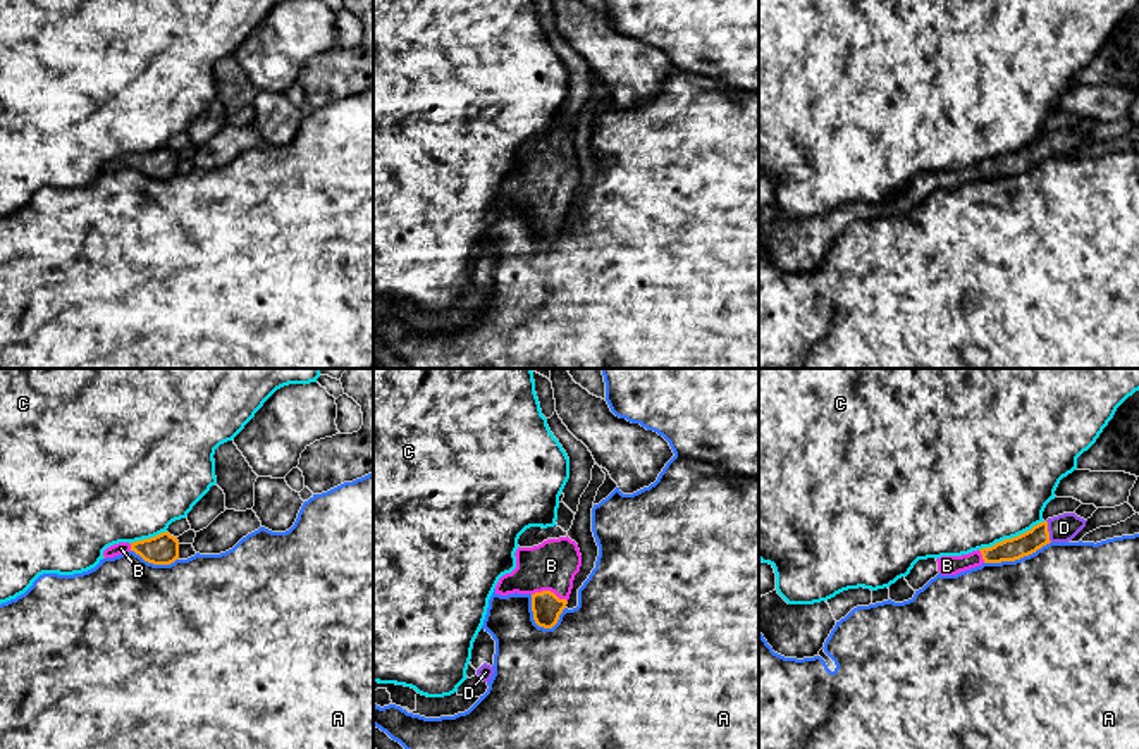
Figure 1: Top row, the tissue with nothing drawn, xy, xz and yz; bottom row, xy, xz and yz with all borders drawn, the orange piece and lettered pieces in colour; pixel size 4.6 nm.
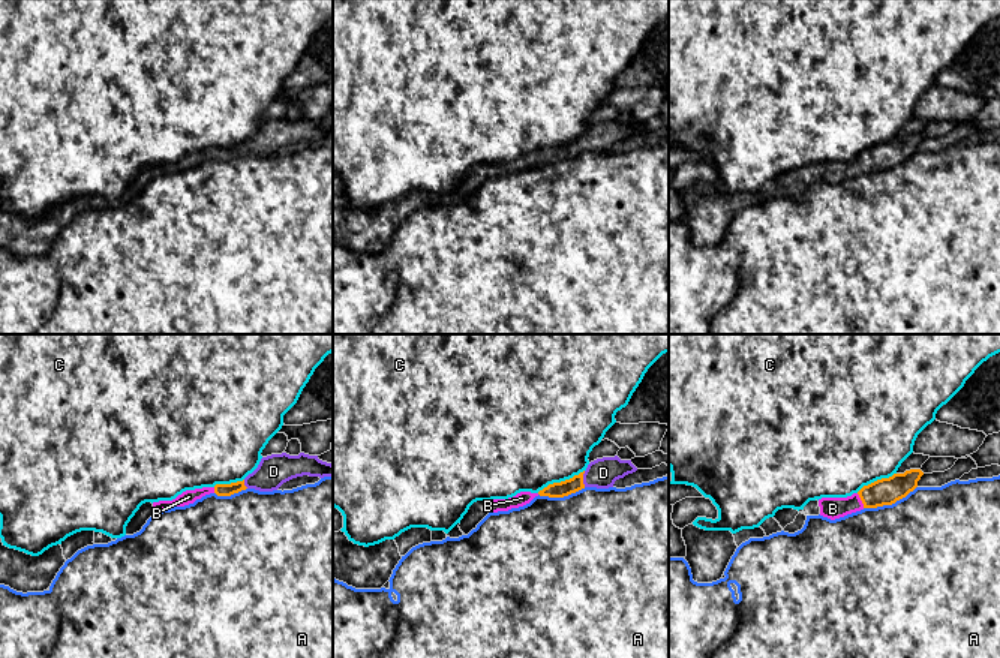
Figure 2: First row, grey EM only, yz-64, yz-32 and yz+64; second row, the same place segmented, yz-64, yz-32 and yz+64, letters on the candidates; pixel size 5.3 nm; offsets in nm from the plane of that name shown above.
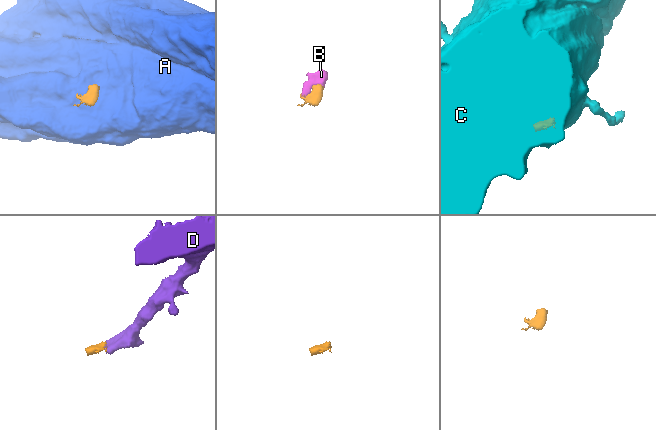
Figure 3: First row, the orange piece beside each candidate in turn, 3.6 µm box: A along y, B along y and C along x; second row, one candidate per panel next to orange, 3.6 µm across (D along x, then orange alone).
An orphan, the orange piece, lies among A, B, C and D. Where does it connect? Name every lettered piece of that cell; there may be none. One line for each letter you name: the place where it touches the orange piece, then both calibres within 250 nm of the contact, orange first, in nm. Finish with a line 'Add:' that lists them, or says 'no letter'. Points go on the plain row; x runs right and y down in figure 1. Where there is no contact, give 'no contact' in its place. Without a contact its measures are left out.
B: contact xz (549, 205); calibres 140 and 220 nm
D: contact yz (1046, 145); calibres 110 and 130 nm
Add: B, D

